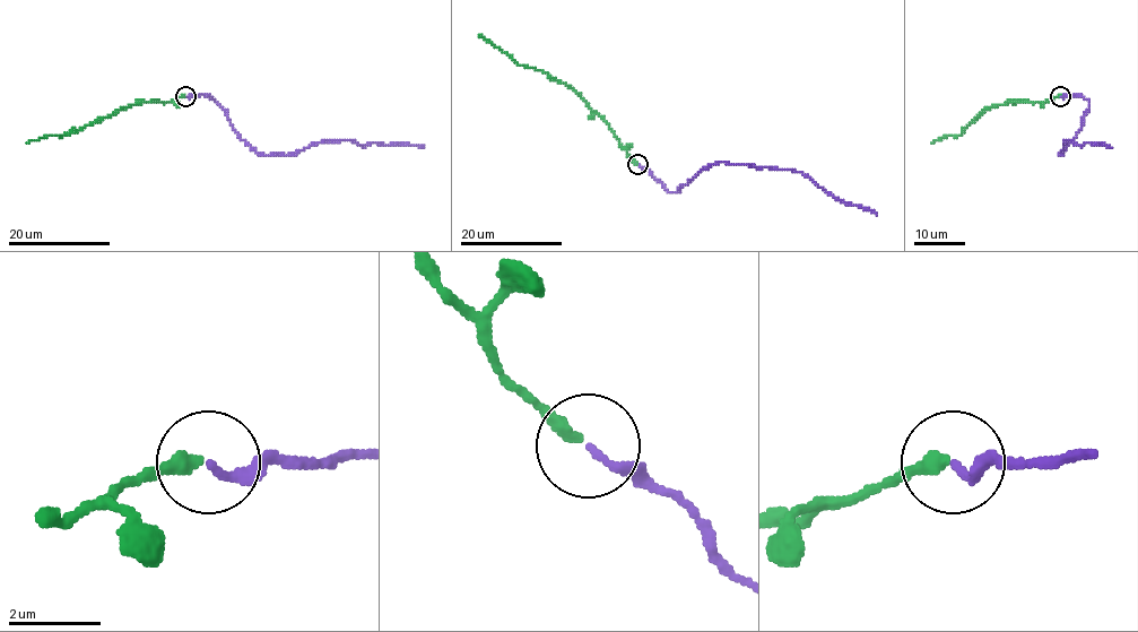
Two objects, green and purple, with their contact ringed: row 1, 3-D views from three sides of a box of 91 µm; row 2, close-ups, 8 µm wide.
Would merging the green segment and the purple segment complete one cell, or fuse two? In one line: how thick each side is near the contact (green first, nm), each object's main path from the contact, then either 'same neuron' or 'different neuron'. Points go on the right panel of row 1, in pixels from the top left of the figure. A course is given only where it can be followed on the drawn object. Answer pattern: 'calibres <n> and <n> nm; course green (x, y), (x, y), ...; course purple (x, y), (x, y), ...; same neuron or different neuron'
calibres 320 and 170 nm; course green (1060, 96), (1035, 102), (1016, 100), (992, 105), (961, 135), (944, 136), (931, 144); course purple (1060, 96), (1080, 95), (1089, 104), (1079, 131), (1058, 155), (1061, 155), (1068, 140), (1111, 148); same neuron

